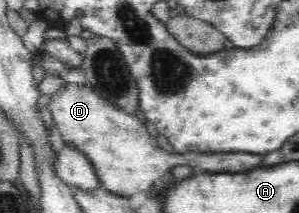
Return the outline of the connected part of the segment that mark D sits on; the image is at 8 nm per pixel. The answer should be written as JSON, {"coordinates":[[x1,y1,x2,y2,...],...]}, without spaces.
{"coordinates":[[68,84,64,90,58,91,52,95,52,102,49,106,44,102,43,109,50,109,54,126,60,130,63,140,78,150,81,150,90,162,96,168,96,175,100,179,101,187,108,190,110,193,129,197,140,192,150,191,152,186,166,174,170,173,175,166,192,166,195,174,199,173,236,173,242,170,250,170,254,166,258,166,260,156,252,156,252,154,210,154,189,152,184,154,165,151,158,146,157,139,152,137,147,126,142,125,141,121,131,114,123,112,108,100,101,98,95,90,90,86,75,86]]}

